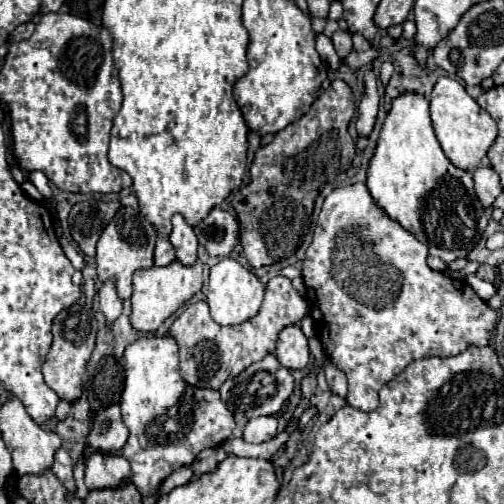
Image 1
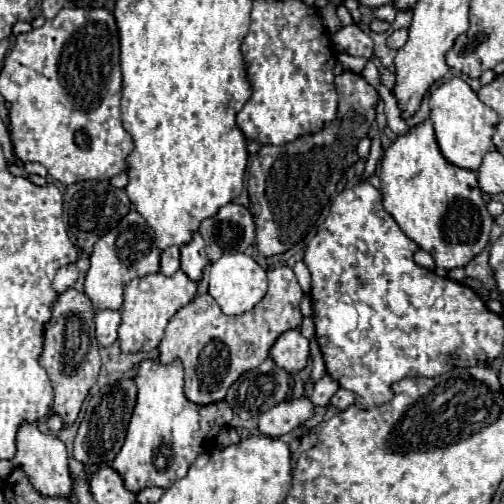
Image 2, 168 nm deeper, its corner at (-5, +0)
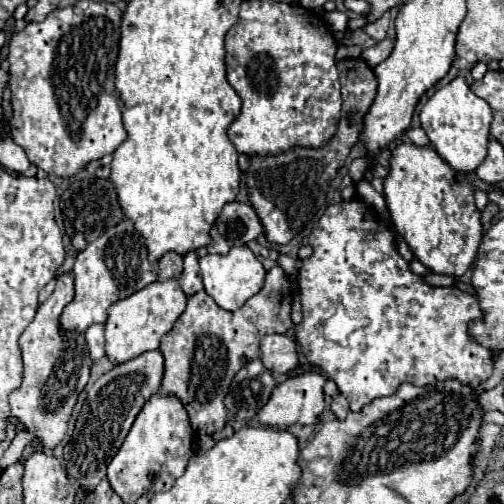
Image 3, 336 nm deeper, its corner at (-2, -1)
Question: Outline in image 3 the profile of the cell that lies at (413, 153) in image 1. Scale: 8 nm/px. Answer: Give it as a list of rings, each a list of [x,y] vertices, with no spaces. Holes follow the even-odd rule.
[[[401,143],[393,151],[383,195],[397,233],[431,273],[461,277],[473,265],[483,239],[479,211],[473,203],[473,185],[465,175],[453,171],[435,149]],[[447,195],[455,197],[455,209],[443,207]]]

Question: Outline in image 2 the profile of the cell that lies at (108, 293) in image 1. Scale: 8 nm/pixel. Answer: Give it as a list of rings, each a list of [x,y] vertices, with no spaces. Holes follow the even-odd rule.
[[[100,310],[94,316],[96,322],[96,338],[100,346],[110,346],[118,338],[120,326],[120,310]]]

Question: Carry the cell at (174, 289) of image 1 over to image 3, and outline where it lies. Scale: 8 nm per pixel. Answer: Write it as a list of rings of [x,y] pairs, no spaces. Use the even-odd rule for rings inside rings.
[[[177,279],[155,281],[155,283],[147,285],[145,289],[133,293],[131,297],[113,303],[107,311],[107,321],[105,321],[107,359],[113,365],[119,365],[129,359],[135,359],[137,355],[141,355],[145,351],[157,349],[161,337],[173,327],[173,323],[185,311],[185,303],[187,303],[187,297],[181,291]]]

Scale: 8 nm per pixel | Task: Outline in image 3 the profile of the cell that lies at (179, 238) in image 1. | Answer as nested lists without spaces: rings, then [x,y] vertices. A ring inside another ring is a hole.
[[[191,251],[183,257],[183,261],[185,261],[185,267],[183,267],[183,275],[179,277],[179,283],[181,283],[181,289],[185,291],[185,295],[191,297],[203,289],[201,271],[199,271],[199,257],[195,251]]]

